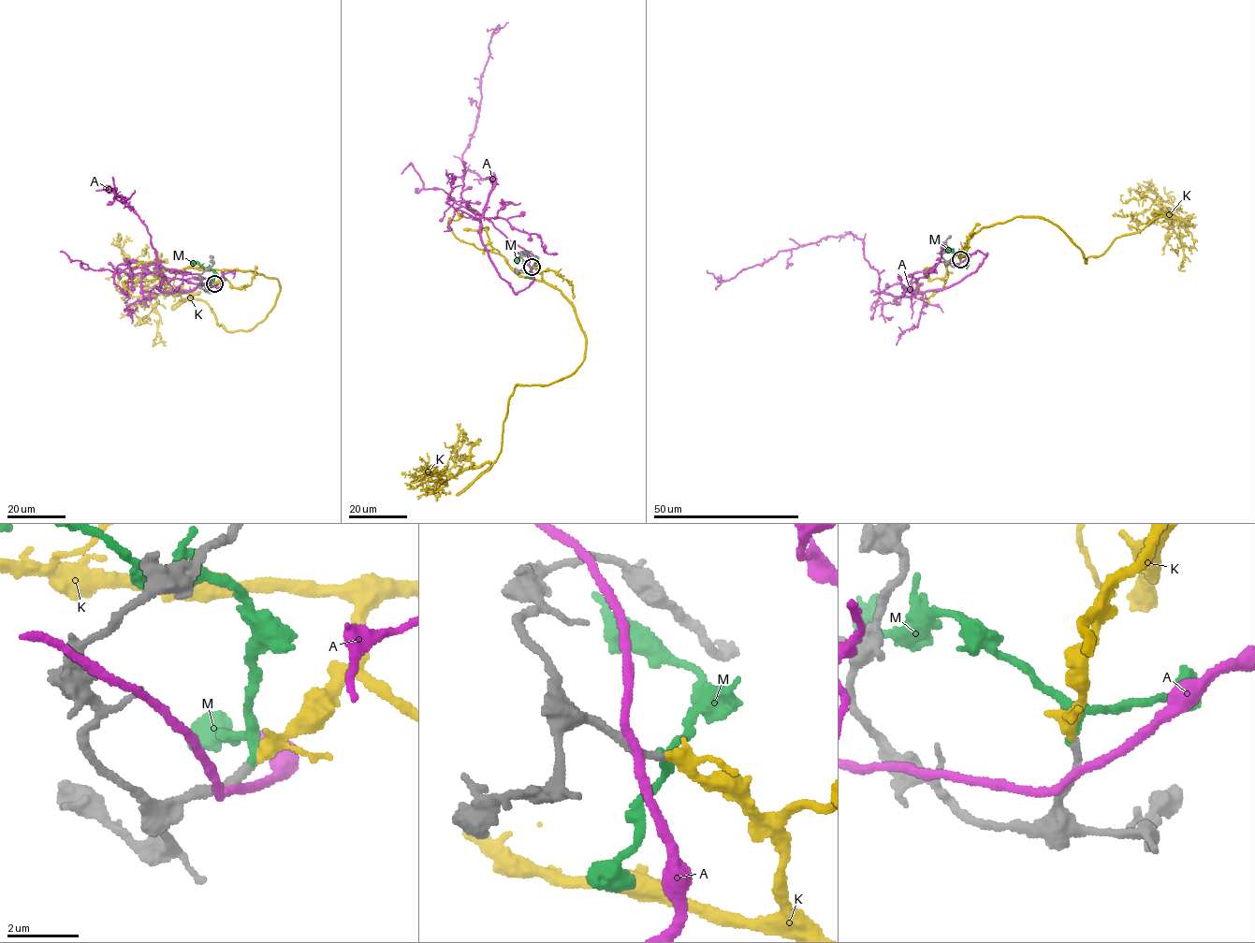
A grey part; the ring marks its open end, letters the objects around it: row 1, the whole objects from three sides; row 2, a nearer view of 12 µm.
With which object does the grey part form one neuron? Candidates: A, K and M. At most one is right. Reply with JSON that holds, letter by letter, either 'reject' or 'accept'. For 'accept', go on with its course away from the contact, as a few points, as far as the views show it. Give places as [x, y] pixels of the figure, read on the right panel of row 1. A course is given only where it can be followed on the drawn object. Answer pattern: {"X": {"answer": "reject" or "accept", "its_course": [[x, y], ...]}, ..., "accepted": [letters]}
{"A": {"answer": "reject"}, "K": {"answer": "accept", "its_course": [[959, 259], [982, 228], [1040, 216], [1087, 263], [1116, 238], [1171, 216], [1156, 210], [1188, 232], [1185, 269]]}, "M": {"answer": "reject"}, "accepted": ["K"]}

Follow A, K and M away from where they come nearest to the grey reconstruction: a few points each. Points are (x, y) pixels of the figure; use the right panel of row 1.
A: (960, 262), (978, 251), (985, 255), (956, 283), (892, 297), (879, 288), (864, 241), (848, 233), (718, 281)
K: (959, 259), (982, 228), (1040, 216), (1087, 263), (1116, 238), (1171, 216), (1156, 210), (1188, 232), (1185, 269)
M: (960, 259), (949, 249), (943, 250), (954, 249)

